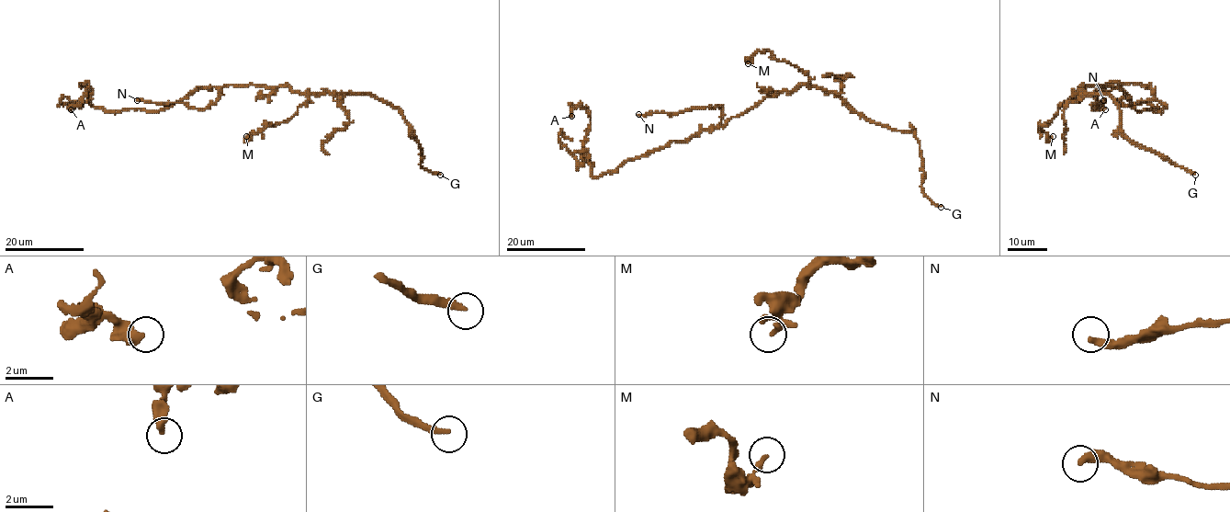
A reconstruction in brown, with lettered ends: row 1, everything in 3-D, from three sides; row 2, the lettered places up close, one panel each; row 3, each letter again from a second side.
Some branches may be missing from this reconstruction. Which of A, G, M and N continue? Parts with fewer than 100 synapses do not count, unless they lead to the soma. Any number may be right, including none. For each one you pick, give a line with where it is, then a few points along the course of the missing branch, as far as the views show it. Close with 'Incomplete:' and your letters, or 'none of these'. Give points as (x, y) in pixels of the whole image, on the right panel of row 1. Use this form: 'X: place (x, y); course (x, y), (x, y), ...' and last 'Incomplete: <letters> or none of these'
G: place (1195, 175)
Incomplete: G

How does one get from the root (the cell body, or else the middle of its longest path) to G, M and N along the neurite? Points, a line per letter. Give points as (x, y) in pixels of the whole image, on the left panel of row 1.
G: (247, 85), (369, 94), (384, 100), (399, 111), (419, 141), (420, 164), (440, 175)
M: (247, 85), (287, 86), (293, 92), (302, 92), (308, 101), (286, 120), (267, 125), (248, 139), (246, 136)
N: (247, 85), (220, 87), (219, 99), (206, 109), (186, 107), (183, 103), (137, 100)

